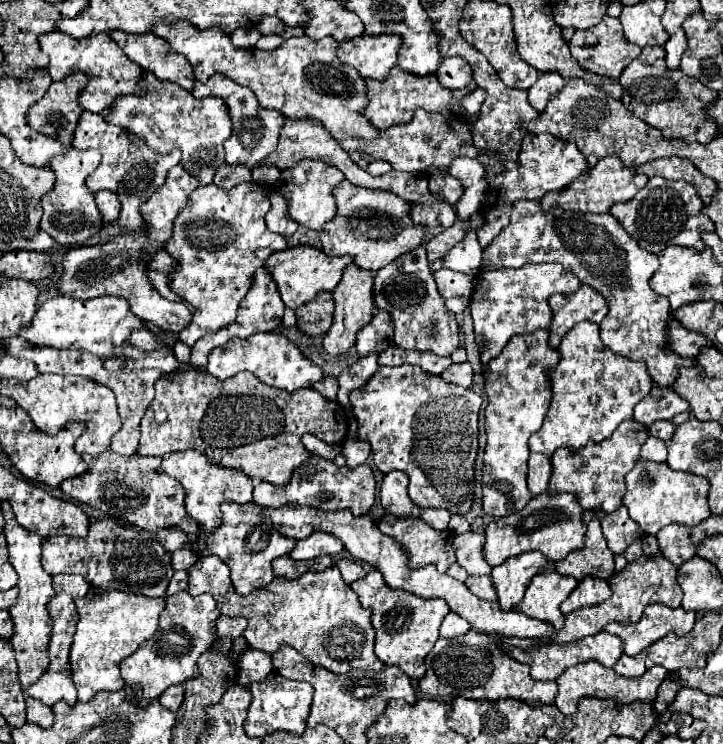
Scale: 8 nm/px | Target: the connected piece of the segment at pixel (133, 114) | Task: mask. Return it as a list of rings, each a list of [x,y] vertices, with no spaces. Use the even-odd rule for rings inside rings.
[[[147,72],[145,82],[147,94],[117,98],[111,106],[109,120],[141,136],[149,144],[149,148],[157,150],[159,154],[167,154],[167,150],[181,148],[183,152],[181,164],[185,166],[185,170],[197,176],[201,186],[211,184],[215,170],[225,162],[223,142],[231,136],[231,118],[227,104],[223,102],[223,98],[209,96],[197,100],[179,86],[161,86],[161,82],[157,82],[157,78],[153,78],[153,74]]]

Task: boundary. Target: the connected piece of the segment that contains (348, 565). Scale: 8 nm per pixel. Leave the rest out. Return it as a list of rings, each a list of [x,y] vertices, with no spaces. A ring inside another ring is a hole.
[[[341,558],[341,560],[337,562],[337,568],[341,570],[341,576],[343,576],[343,580],[345,580],[347,584],[353,584],[355,580],[359,580],[359,578],[365,576],[363,566],[357,564],[357,562],[353,562],[353,560],[347,560],[347,558]]]

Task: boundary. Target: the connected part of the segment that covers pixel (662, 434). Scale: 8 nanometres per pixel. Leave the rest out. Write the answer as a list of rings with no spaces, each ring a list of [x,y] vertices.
[[[661,420],[661,422],[655,422],[653,426],[649,426],[649,434],[661,438],[663,442],[669,442],[673,438],[673,432],[675,432],[675,426],[669,420]]]

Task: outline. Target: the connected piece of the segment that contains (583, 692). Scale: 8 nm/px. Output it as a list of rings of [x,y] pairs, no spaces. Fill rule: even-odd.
[[[585,662],[585,664],[577,664],[573,668],[567,668],[565,674],[561,674],[561,678],[557,678],[559,684],[559,694],[555,698],[557,708],[563,714],[575,714],[577,710],[577,702],[585,696],[593,696],[593,698],[613,698],[621,704],[629,704],[637,698],[641,700],[655,700],[657,696],[657,688],[659,684],[667,678],[667,670],[663,666],[653,666],[651,670],[647,670],[641,678],[625,678],[619,676],[613,668],[605,668],[599,662]]]

